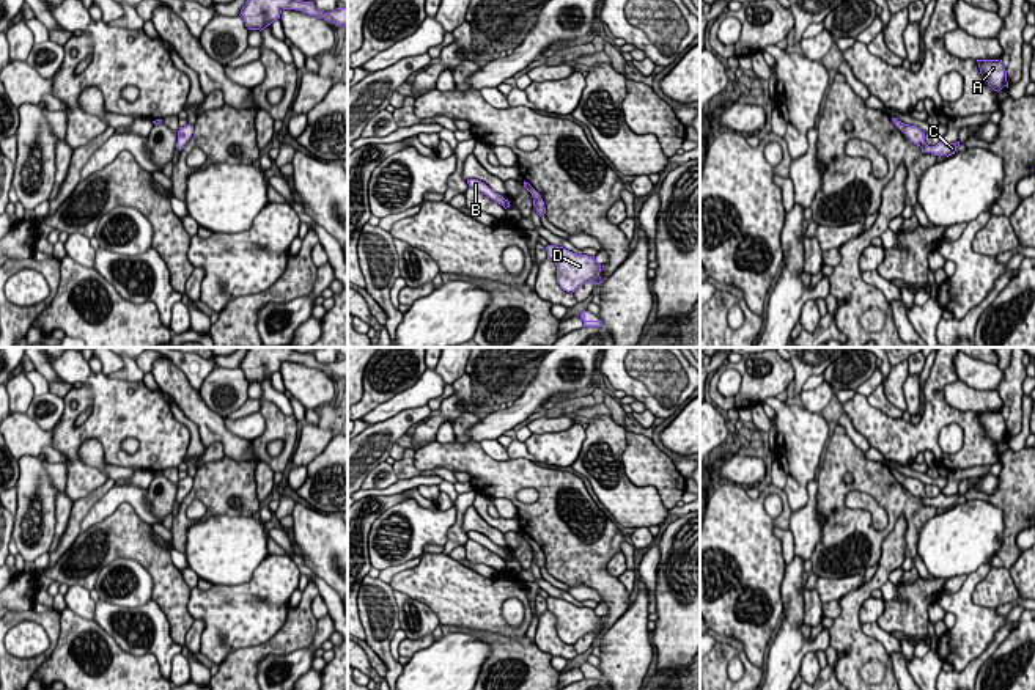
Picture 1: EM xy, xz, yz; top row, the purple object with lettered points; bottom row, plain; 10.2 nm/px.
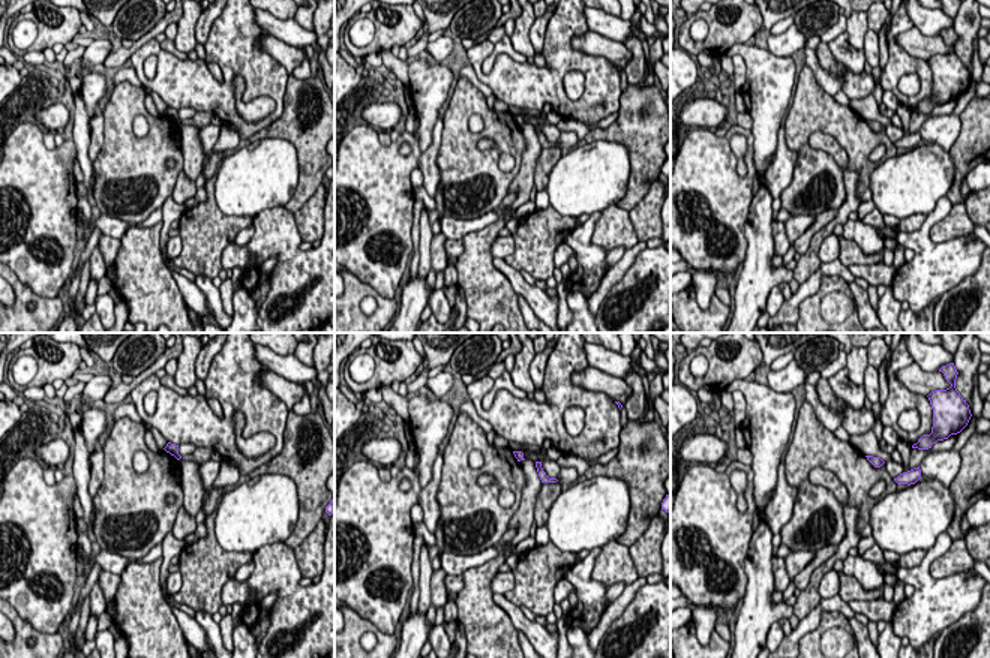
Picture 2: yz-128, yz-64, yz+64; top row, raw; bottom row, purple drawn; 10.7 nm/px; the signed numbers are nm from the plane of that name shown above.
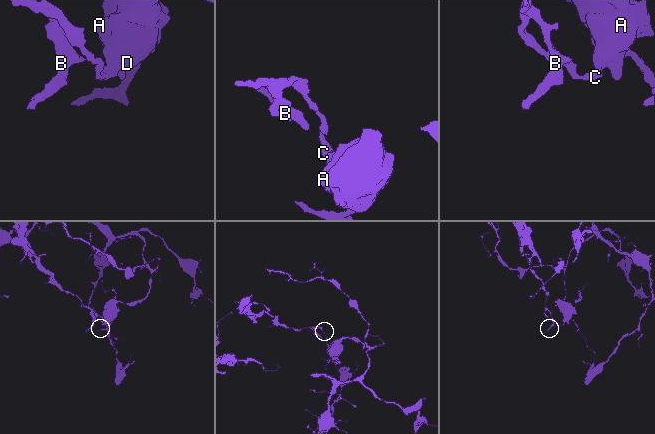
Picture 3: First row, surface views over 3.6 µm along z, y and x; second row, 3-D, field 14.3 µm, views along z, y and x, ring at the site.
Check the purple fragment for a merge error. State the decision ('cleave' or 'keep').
cleave

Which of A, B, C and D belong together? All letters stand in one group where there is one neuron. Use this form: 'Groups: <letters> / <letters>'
Groups: A C D / B

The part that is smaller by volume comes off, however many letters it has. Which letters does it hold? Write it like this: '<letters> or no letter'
B

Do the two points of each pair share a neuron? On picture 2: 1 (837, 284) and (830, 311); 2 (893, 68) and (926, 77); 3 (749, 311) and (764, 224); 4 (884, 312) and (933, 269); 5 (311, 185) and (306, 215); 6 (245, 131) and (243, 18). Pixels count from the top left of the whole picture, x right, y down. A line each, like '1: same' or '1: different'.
1: same
2: same
3: same
4: different
5: different
6: same

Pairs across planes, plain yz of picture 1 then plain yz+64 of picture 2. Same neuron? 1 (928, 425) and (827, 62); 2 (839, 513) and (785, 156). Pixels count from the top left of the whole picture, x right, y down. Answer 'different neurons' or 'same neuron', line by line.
1: same neuron
2: different neurons

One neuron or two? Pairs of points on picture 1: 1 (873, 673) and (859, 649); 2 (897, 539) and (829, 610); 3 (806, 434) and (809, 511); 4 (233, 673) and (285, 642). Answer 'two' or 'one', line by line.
1: one
2: two
3: two
4: one

